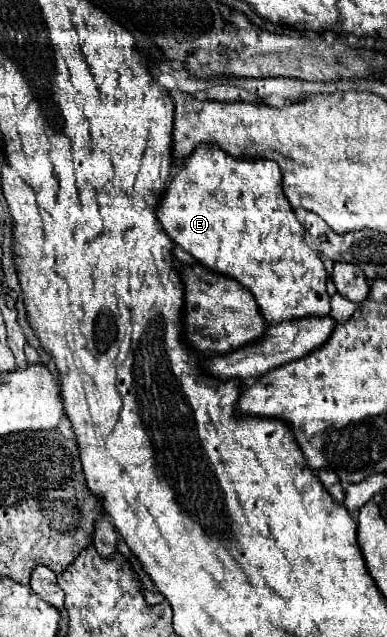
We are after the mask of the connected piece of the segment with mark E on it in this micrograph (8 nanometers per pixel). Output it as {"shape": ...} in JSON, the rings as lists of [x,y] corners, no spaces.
{"shape":[[[198,145],[172,177],[172,183],[160,201],[158,217],[170,239],[204,267],[224,273],[248,287],[270,325],[330,313],[330,295],[326,293],[328,273],[318,253],[308,247],[304,227],[288,201],[284,201],[284,193],[280,193],[280,167],[274,161],[240,161],[228,157],[222,149],[216,149],[216,145]]]}

